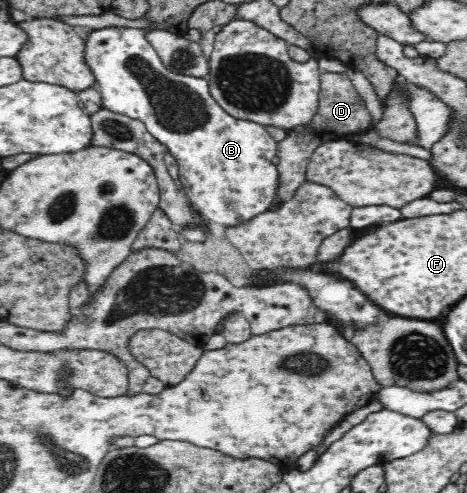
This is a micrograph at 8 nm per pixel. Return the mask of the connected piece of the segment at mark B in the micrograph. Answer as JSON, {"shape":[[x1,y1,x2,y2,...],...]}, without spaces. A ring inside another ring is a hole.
{"shape":[[136,28,87,31,85,61,95,78,93,87,101,94,102,108,141,120,147,131,168,148,178,164,179,184,208,222,231,227,266,212,278,192,278,169,272,164,277,156,277,142,261,124,234,118,226,112,211,95,208,80,170,72,145,33]]}

